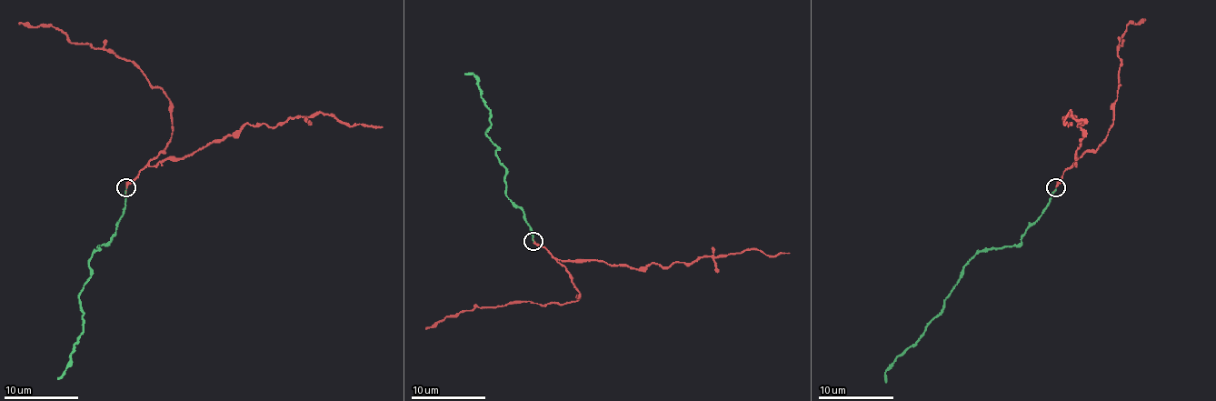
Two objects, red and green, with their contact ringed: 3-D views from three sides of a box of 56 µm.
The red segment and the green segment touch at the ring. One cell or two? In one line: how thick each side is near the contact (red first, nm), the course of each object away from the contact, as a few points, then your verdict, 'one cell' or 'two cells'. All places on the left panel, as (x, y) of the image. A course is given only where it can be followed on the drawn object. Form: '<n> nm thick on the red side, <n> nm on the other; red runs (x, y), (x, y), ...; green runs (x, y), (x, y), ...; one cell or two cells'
190 nm thick on the red side, 140 nm on the other; red runs (125, 188), (172, 138), (168, 97), (138, 67), (113, 53), (74, 44), (50, 25), (18, 24); green runs (125, 188), (116, 235), (88, 260), (90, 276), (79, 295), (83, 333), (74, 344), (70, 364), (57, 378); one cell

